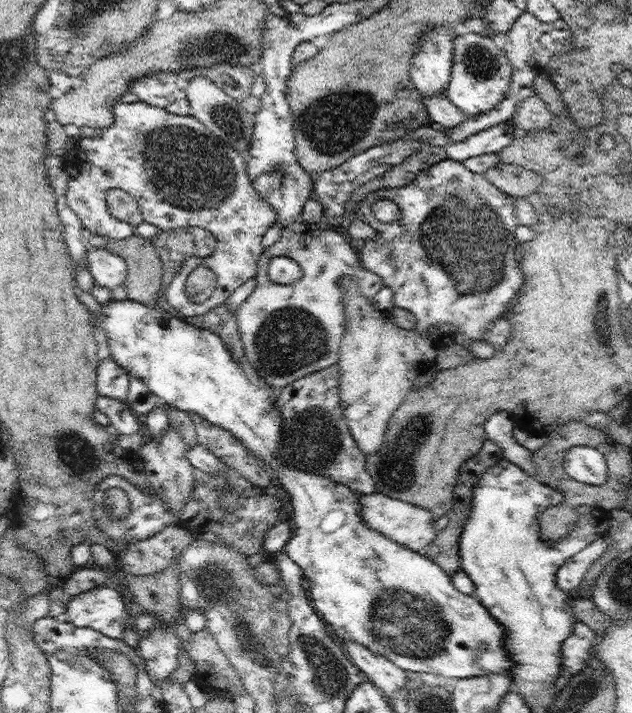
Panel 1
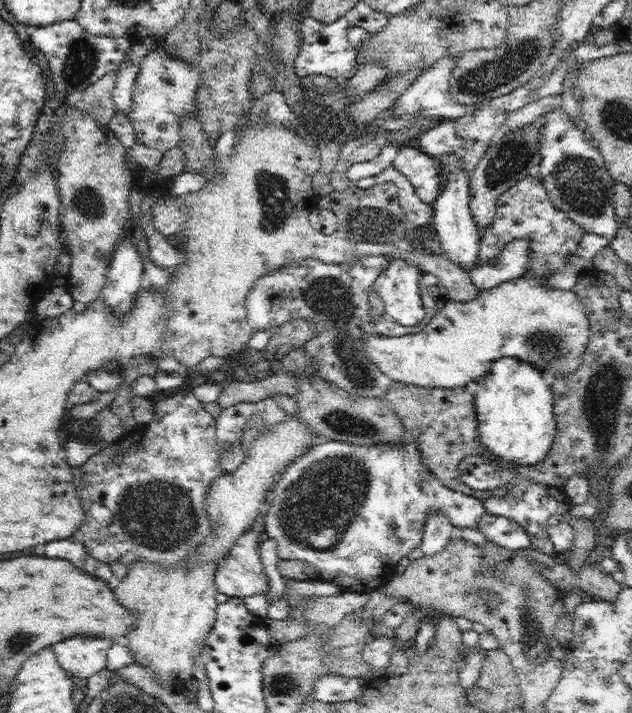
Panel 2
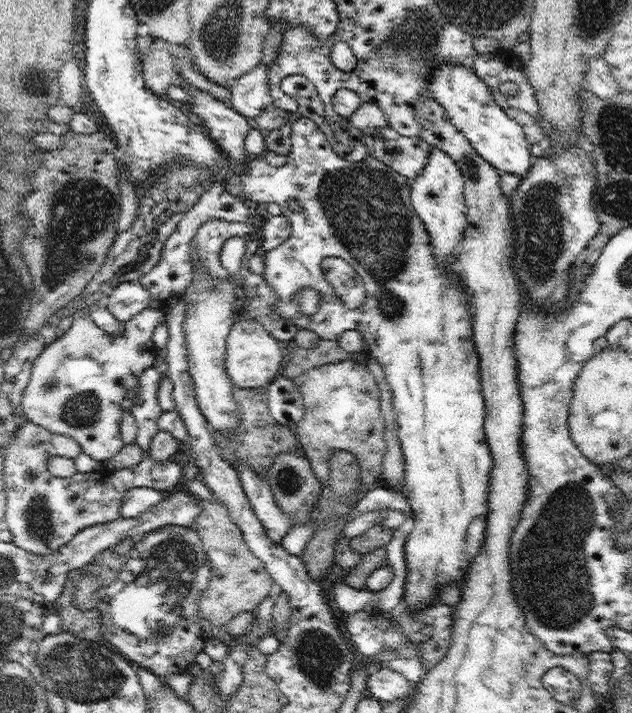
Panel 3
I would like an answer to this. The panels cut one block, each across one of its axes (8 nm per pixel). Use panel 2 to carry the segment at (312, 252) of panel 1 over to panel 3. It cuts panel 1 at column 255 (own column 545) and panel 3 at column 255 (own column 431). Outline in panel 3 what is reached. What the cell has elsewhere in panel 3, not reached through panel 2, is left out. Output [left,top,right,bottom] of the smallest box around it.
[225,318,286,388]

